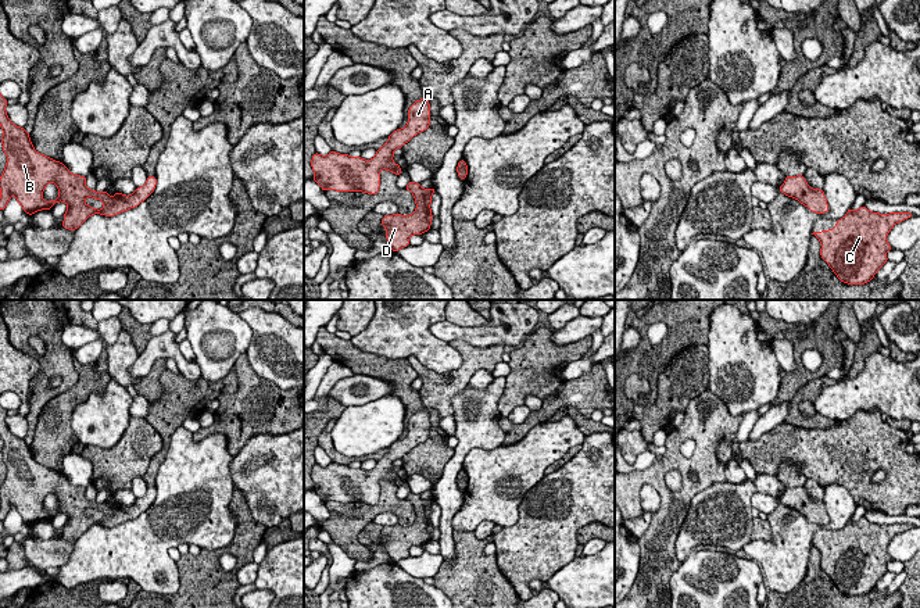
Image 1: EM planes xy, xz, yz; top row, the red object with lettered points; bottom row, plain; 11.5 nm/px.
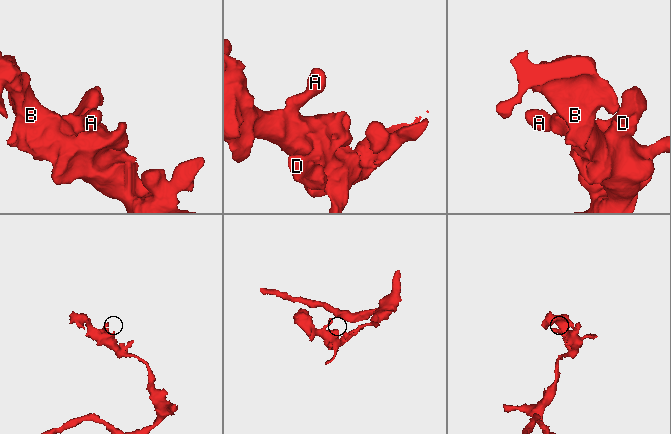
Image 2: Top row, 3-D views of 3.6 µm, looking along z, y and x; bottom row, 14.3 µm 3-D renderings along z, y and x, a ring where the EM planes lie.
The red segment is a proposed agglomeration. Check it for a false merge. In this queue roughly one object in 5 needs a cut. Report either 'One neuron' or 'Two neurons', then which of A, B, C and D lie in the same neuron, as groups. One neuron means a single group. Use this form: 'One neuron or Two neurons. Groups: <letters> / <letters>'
One neuron. Groups: A B C D

